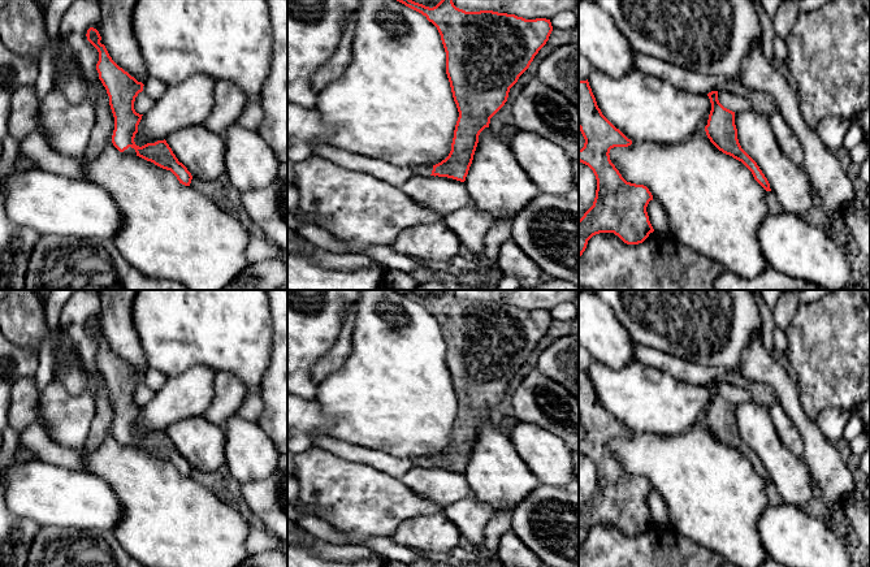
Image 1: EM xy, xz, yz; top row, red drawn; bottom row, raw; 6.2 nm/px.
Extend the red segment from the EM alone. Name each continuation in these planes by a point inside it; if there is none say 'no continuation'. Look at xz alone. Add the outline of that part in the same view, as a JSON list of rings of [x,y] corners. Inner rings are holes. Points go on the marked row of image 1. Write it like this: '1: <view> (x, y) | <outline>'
1: xz (425, 171) | [[[416,165],[411,168],[415,174],[429,177],[433,170],[433,165]]]

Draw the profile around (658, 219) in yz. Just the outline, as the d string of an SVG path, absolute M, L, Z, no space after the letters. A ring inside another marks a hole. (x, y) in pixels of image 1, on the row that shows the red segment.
M654 199L650 200L646 207L646 212L648 212L649 221L653 226L654 231L659 237L672 235L667 213L659 202L657 202Z

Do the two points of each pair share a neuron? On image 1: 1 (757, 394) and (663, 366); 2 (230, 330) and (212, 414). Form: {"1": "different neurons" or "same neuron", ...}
{"1": "same neuron", "2": "different neurons"}

